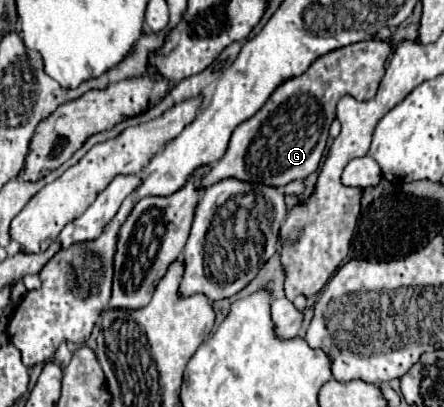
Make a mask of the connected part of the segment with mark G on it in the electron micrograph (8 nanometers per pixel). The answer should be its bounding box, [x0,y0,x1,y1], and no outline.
[199,41,391,189]

